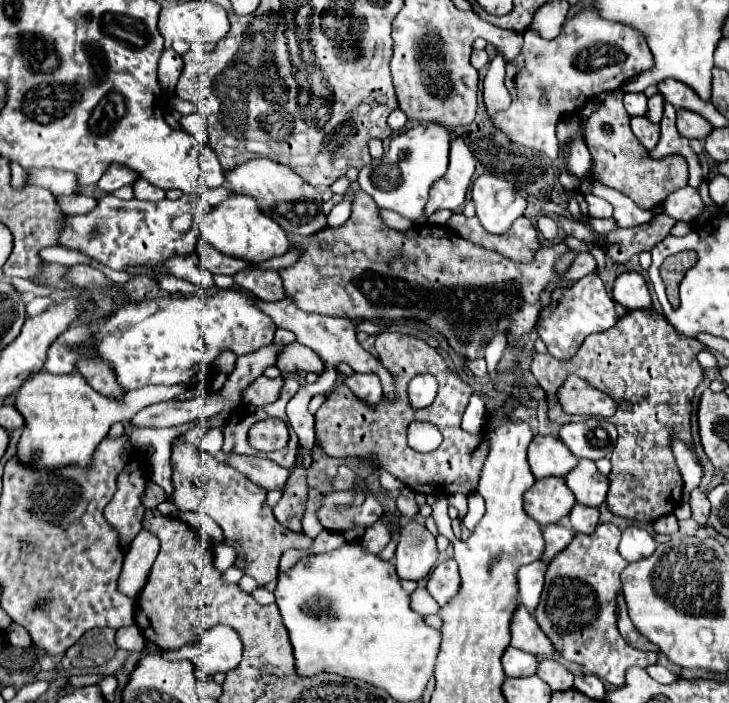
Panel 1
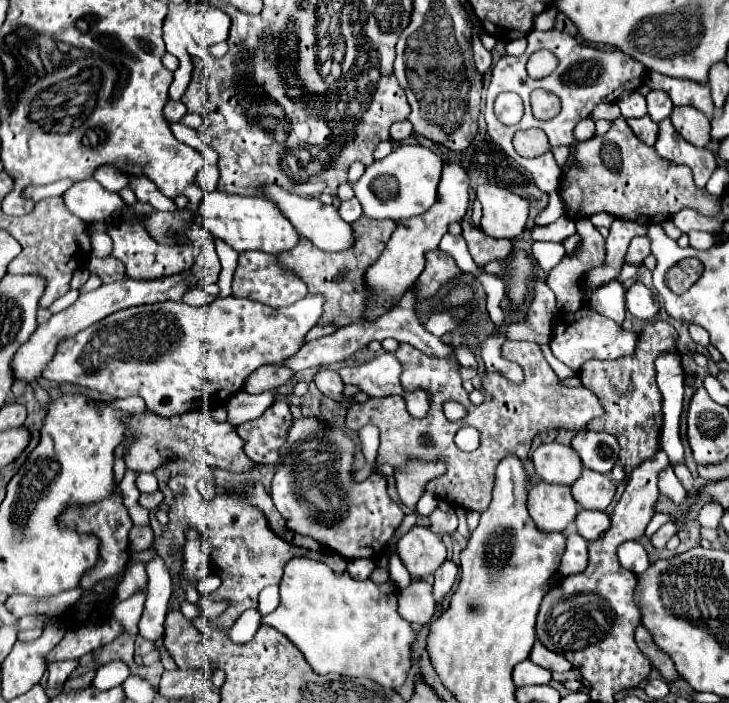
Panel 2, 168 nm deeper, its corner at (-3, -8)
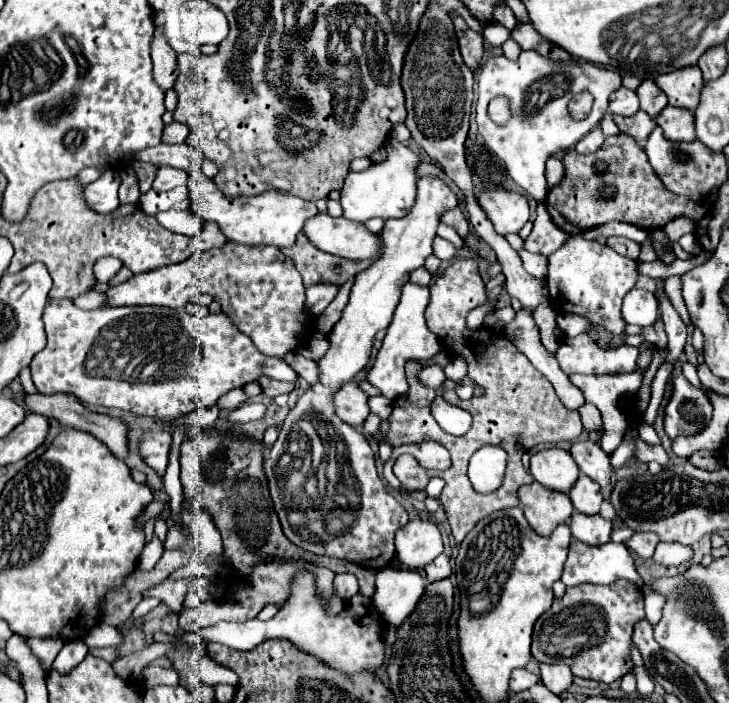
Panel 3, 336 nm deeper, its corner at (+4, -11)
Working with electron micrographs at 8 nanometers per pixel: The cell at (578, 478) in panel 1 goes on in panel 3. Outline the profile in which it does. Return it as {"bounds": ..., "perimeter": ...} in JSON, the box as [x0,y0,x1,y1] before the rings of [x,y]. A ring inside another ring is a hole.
{"bounds":[569,475,603,515],"perimeter":[[[579,475],[577,483],[569,491],[569,497],[573,501],[573,507],[585,515],[599,513],[599,505],[603,501],[599,483],[593,483],[593,479],[589,479],[587,475]]]}

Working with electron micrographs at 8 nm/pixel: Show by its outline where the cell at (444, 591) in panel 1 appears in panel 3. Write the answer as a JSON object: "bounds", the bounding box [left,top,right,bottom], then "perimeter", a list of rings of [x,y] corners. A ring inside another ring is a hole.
{"bounds":[425,553,451,583],"perimeter":[[[441,553],[435,561],[431,561],[427,567],[425,567],[425,573],[427,573],[427,581],[429,583],[435,583],[439,579],[447,579],[451,575],[451,563],[449,563],[449,557],[445,553]]]}

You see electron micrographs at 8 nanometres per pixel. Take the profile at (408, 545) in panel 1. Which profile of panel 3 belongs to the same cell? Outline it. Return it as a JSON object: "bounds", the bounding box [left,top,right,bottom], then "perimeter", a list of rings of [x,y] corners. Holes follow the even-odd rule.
{"bounds":[395,521,443,569],"perimeter":[[[409,521],[395,535],[397,559],[409,569],[423,569],[443,553],[443,541],[437,525],[431,521]]]}

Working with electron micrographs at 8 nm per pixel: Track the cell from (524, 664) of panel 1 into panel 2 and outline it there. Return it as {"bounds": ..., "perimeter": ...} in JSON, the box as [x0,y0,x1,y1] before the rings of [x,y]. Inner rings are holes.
{"bounds":[514,660,552,686],"perimeter":[[[524,660],[514,666],[514,684],[530,686],[530,684],[548,684],[552,680],[552,672],[544,670],[542,666],[536,666],[532,660]]]}

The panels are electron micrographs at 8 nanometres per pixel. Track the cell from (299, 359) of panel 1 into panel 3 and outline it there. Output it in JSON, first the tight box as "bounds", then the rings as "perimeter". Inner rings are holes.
{"bounds":[333,381,369,427],"perimeter":[[[351,381],[343,383],[337,395],[333,395],[333,407],[337,411],[337,417],[351,427],[361,427],[369,415],[367,395]]]}

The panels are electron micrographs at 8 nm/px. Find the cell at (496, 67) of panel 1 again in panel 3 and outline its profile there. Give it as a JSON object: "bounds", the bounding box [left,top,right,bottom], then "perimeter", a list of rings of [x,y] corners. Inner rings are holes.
{"bounds":[489,96,510,123],"perimeter":[[[499,96],[493,99],[493,103],[489,103],[489,117],[493,117],[495,123],[507,123],[510,116],[509,99]]]}

